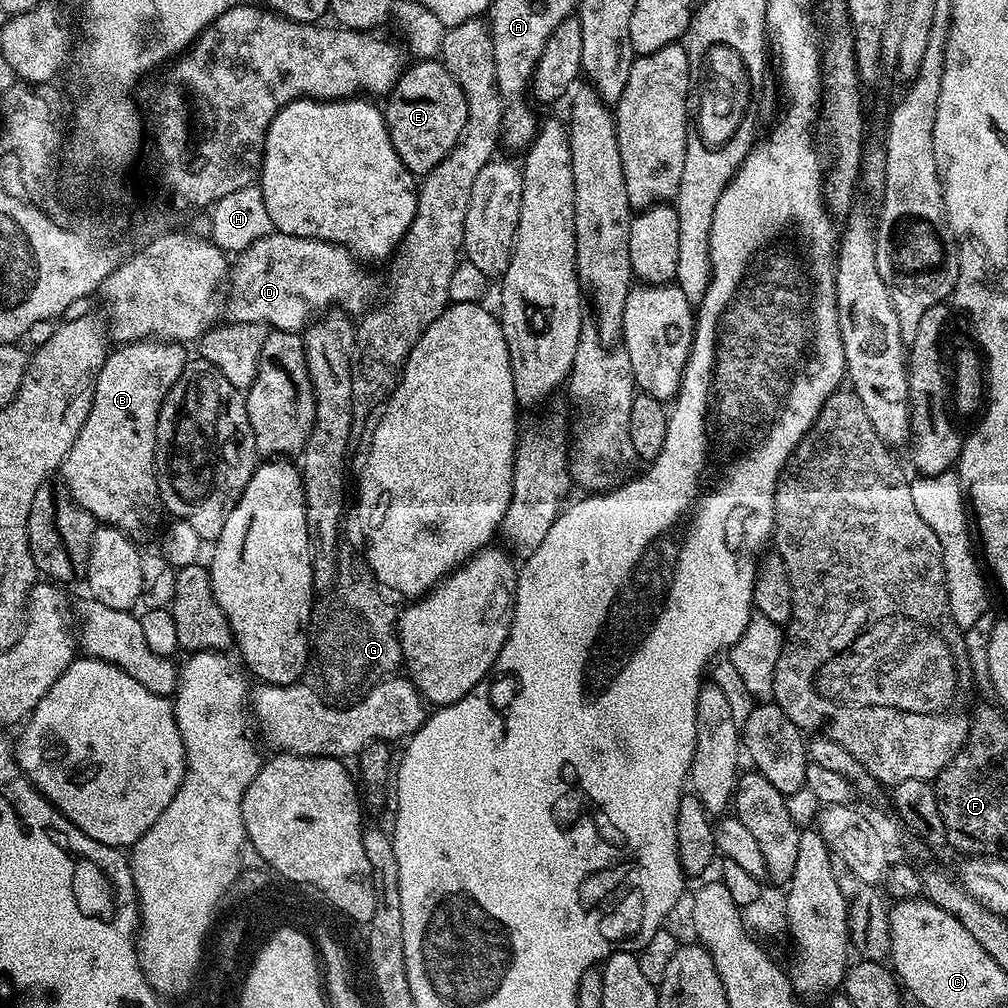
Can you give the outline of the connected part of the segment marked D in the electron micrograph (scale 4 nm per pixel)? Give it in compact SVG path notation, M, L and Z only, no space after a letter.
M274 230L266 238L258 238L258 242L254 242L245 252L235 257L230 268L230 283L226 288L227 319L238 324L267 326L278 332L303 333L311 321L336 305L345 313L363 314L378 300L376 280L364 268L367 267L361 266L356 257L340 244L291 236Z

